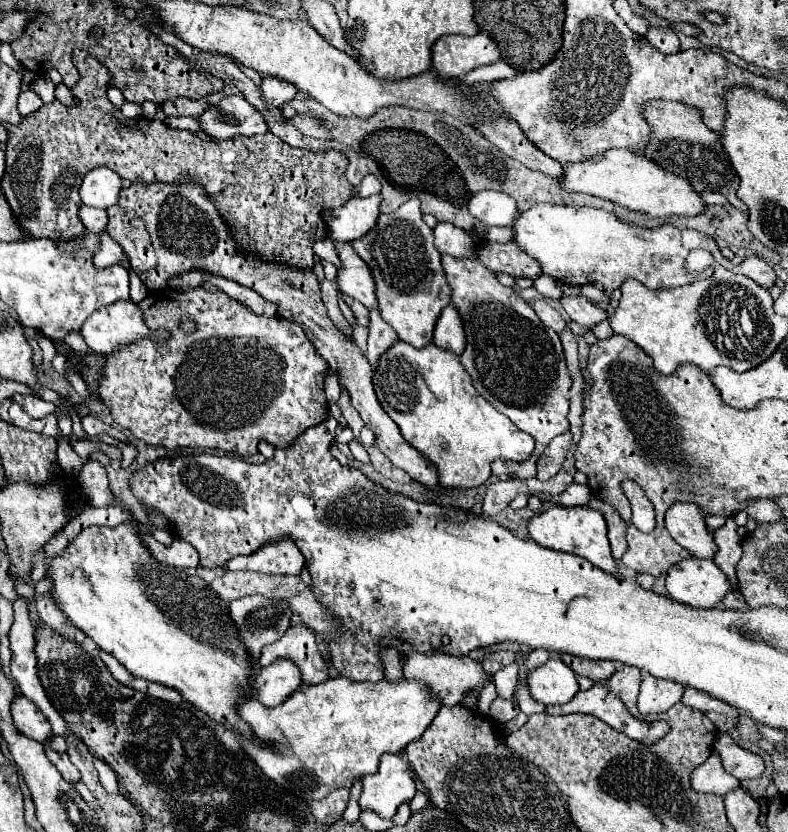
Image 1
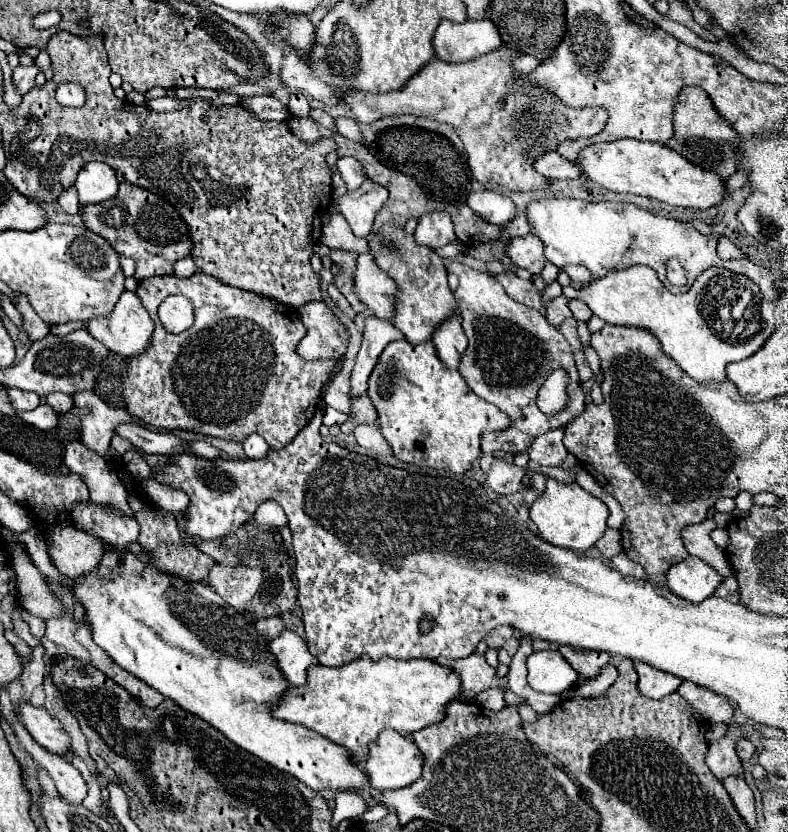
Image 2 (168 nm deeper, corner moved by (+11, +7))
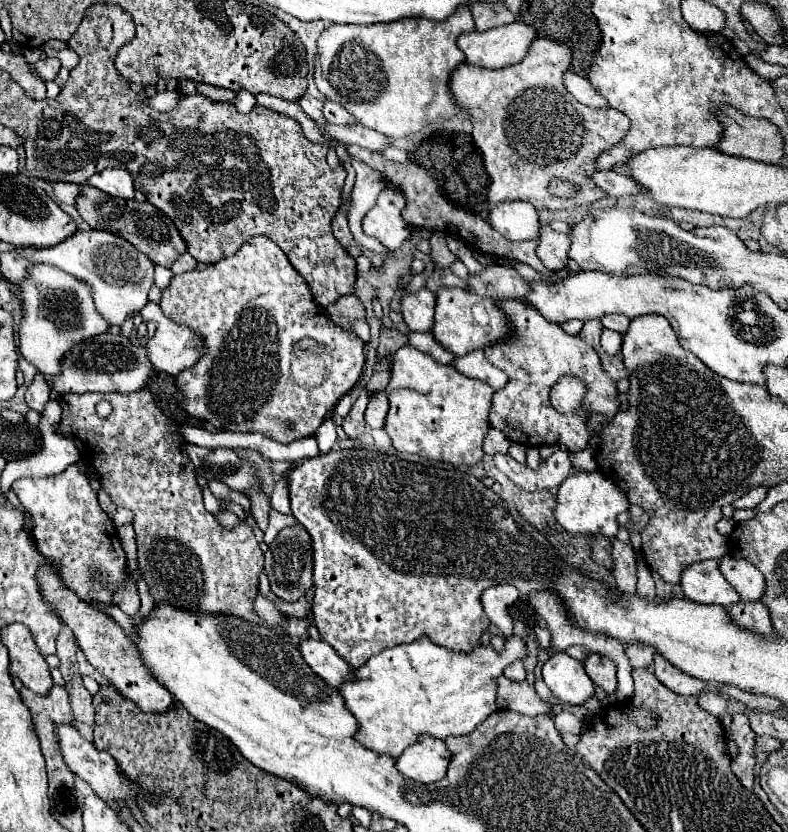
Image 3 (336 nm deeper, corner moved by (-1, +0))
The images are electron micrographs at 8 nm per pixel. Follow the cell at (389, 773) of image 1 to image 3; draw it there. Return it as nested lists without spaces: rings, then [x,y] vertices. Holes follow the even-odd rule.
[[[426,735],[396,759],[396,767],[404,777],[420,783],[436,783],[446,777],[450,759],[452,753],[448,745],[442,739]]]

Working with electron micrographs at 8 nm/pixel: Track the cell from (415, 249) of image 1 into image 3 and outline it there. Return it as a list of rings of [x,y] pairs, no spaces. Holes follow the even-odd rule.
[[[442,287],[436,291],[436,321],[432,329],[436,341],[450,349],[456,357],[462,357],[470,351],[490,347],[512,337],[510,321],[494,299],[474,295],[458,287]]]

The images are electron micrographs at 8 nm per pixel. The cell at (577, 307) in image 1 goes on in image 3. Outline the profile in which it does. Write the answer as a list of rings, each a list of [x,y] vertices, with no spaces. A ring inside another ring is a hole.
[[[604,315],[602,319],[602,325],[606,327],[606,329],[612,329],[612,331],[618,331],[618,333],[626,333],[626,329],[628,329],[628,325],[630,325],[630,319],[628,317],[624,317],[624,315]]]

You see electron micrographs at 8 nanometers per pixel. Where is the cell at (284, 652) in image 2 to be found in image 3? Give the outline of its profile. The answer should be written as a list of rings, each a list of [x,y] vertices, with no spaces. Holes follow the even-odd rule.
[[[308,639],[300,645],[302,657],[330,687],[340,687],[344,681],[354,679],[354,667],[348,665],[326,641]]]

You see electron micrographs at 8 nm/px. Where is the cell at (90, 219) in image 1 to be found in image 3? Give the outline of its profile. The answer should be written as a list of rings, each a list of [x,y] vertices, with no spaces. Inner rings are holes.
[[[50,183],[52,189],[54,189],[54,195],[68,203],[68,205],[76,205],[76,197],[80,193],[80,187],[76,183]]]

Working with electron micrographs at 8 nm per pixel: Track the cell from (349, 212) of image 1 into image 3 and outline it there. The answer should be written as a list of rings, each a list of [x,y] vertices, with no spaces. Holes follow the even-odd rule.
[[[384,189],[376,205],[362,219],[362,229],[366,235],[376,237],[390,251],[398,249],[404,239],[410,237],[410,227],[402,219],[404,195],[398,189]]]

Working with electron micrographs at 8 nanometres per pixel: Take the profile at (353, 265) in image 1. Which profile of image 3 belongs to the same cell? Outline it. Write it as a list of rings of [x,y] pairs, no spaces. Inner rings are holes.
[[[422,287],[416,293],[404,293],[400,311],[410,331],[422,331],[422,333],[432,331],[434,305],[436,305],[436,295],[426,287]]]

